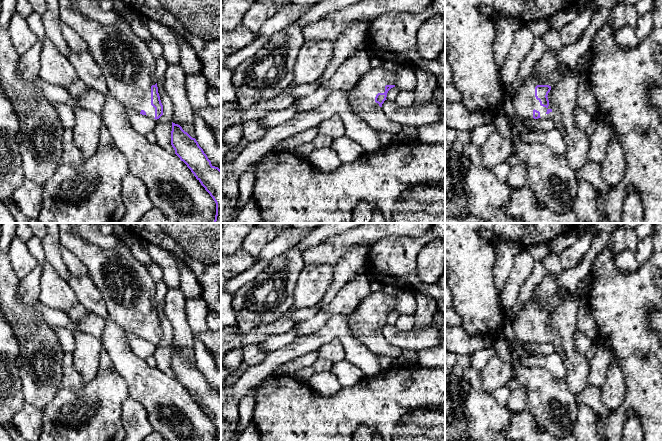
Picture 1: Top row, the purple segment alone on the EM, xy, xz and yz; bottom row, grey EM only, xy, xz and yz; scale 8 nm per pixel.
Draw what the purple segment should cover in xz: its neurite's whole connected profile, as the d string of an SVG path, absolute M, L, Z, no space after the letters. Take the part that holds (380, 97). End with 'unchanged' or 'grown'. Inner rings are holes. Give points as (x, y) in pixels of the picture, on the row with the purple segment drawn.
M370 68L346 93L352 111L370 128L388 134L397 134L401 125L388 118L382 110L382 104L388 91L395 87L396 72L382 68Z | grown

